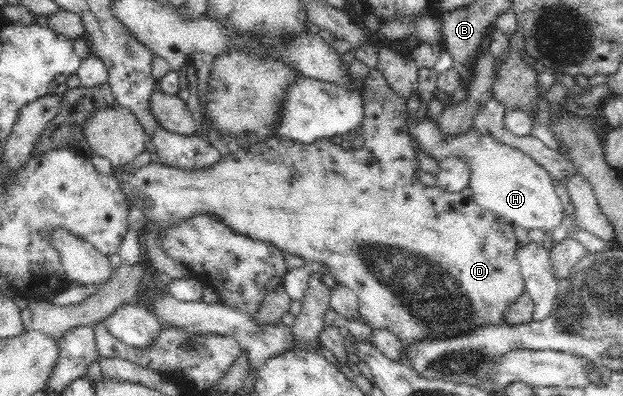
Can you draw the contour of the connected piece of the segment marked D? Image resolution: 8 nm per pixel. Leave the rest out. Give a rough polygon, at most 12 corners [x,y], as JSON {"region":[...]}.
{"region":[[406,98],[364,144],[271,137],[114,167],[150,226],[206,211],[319,262],[405,344],[507,324],[514,225],[419,181]]}

